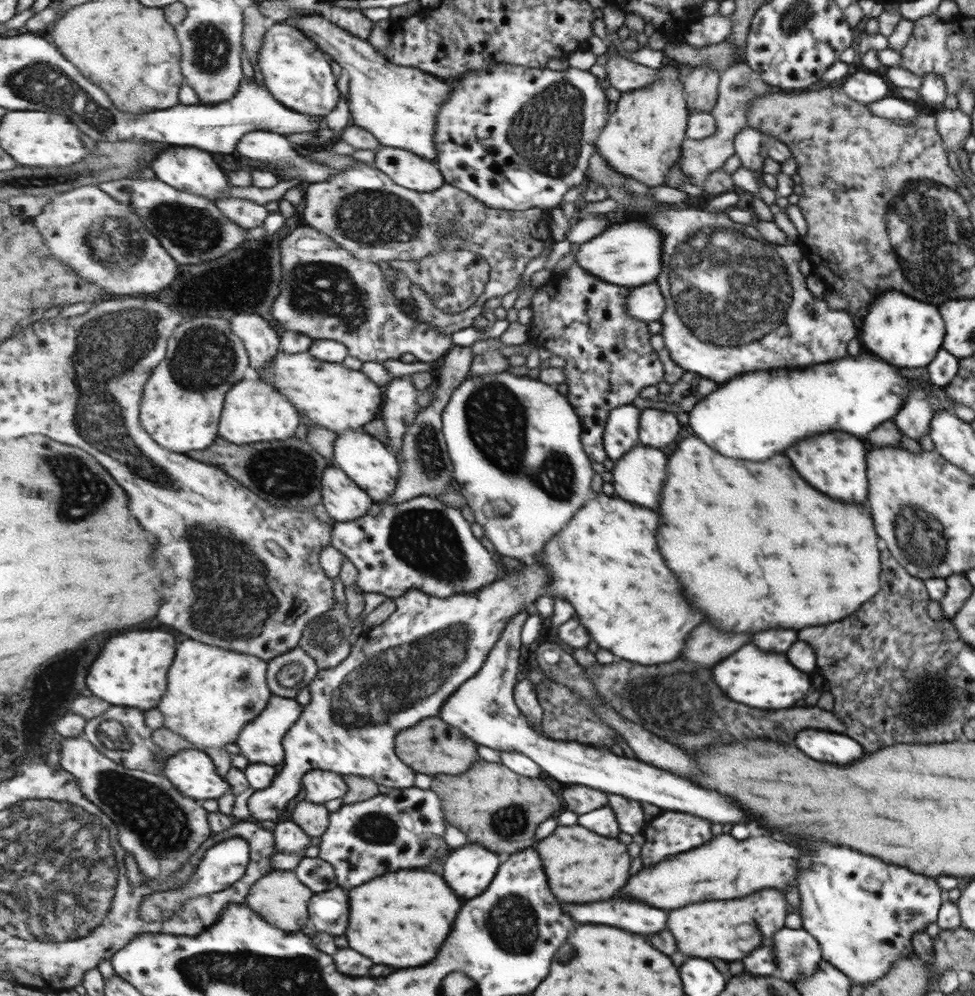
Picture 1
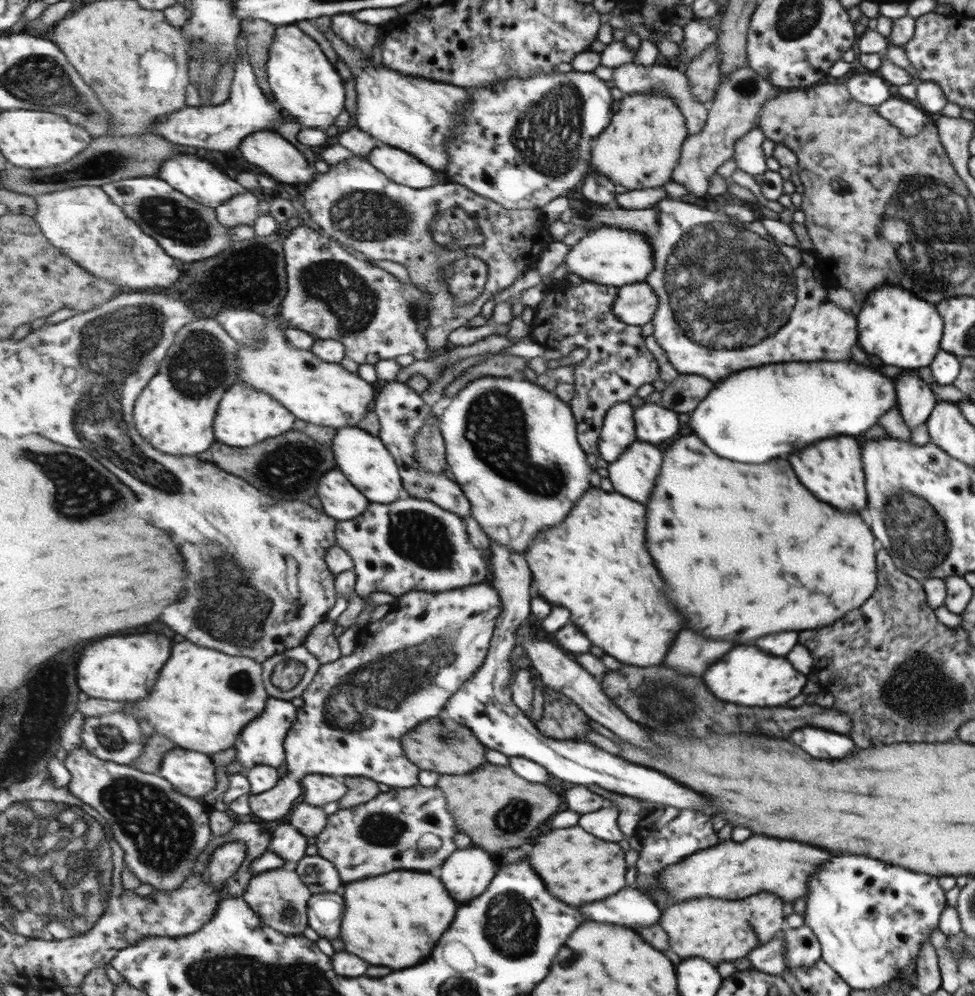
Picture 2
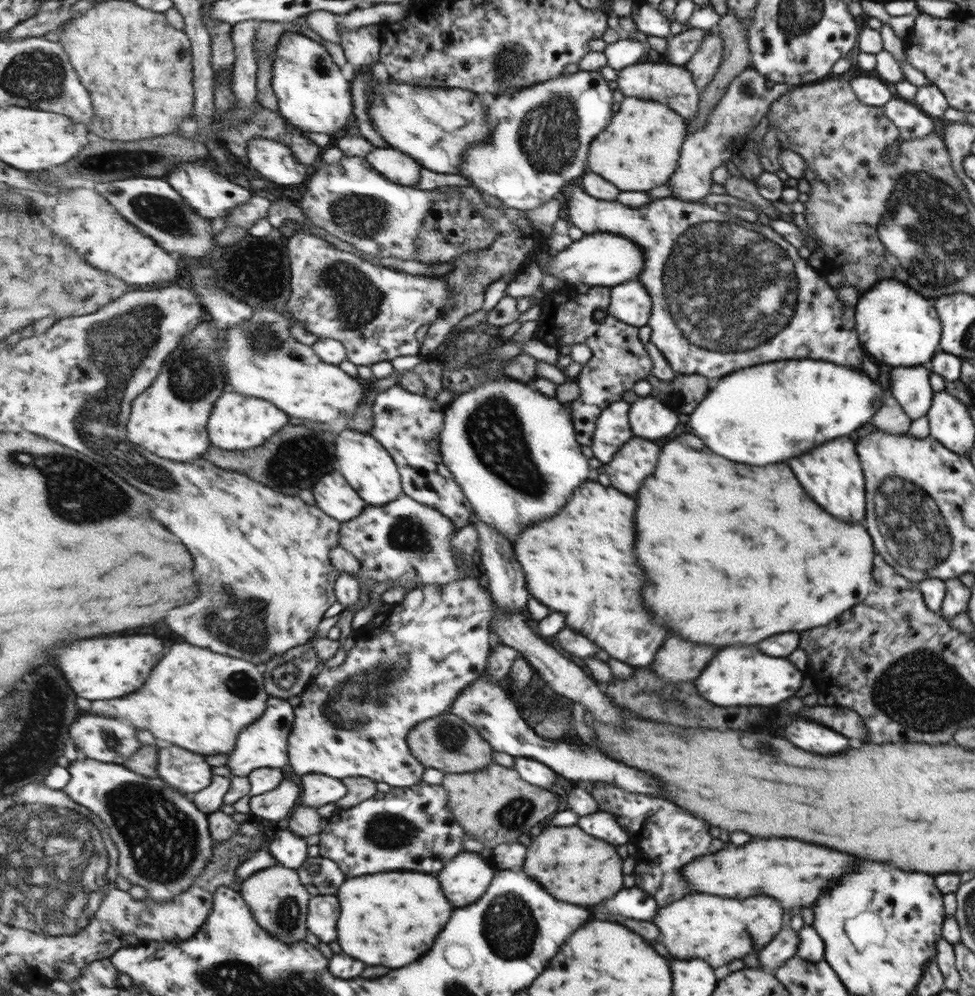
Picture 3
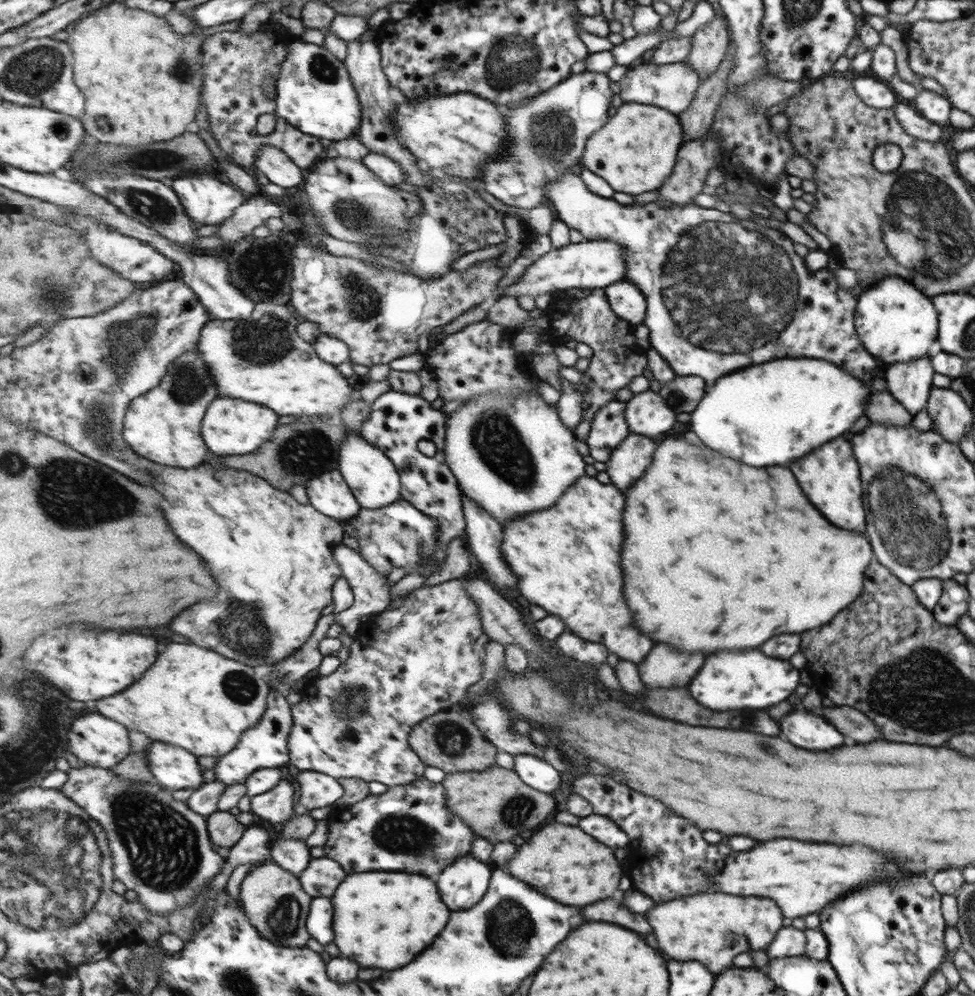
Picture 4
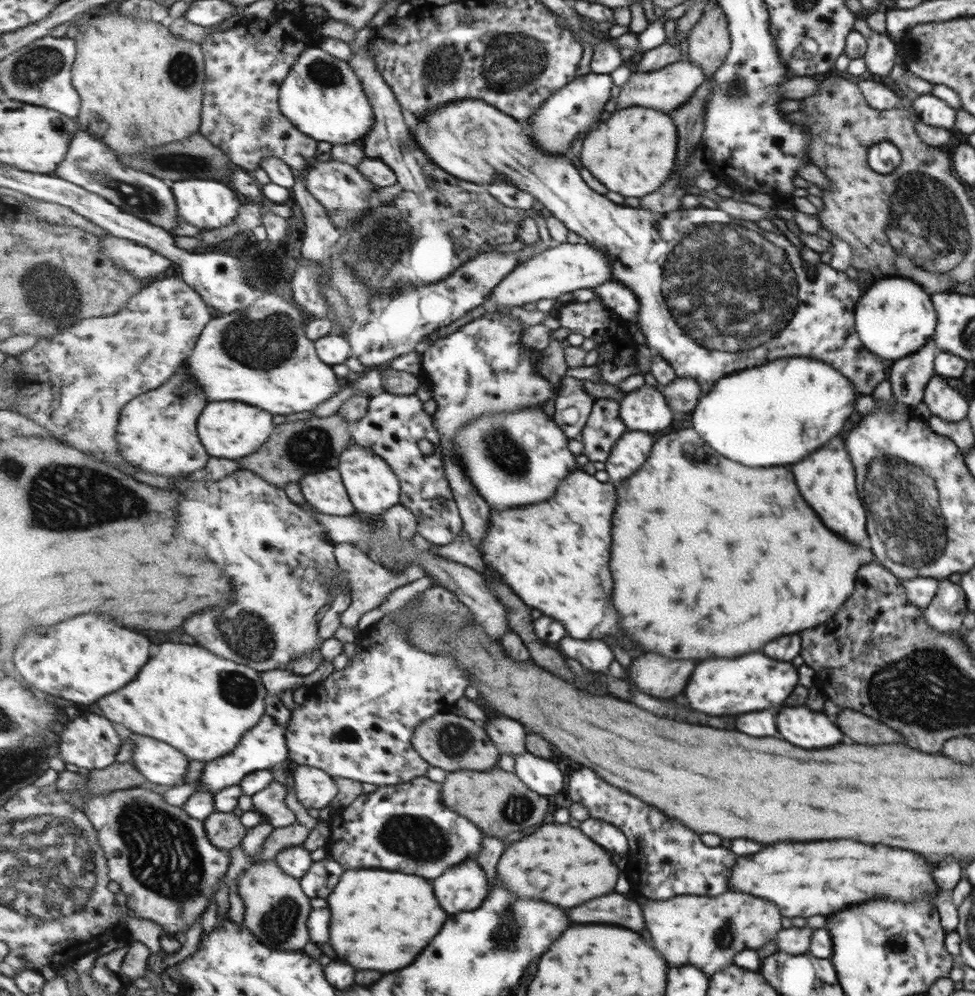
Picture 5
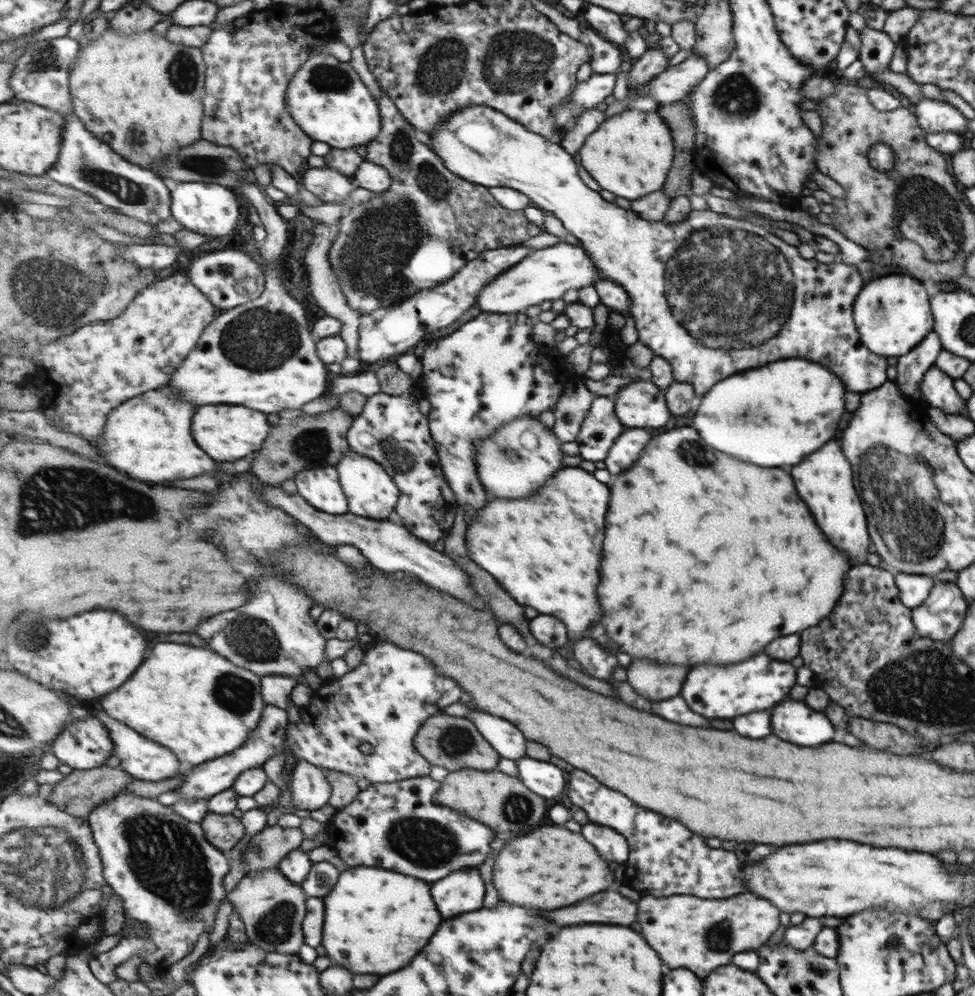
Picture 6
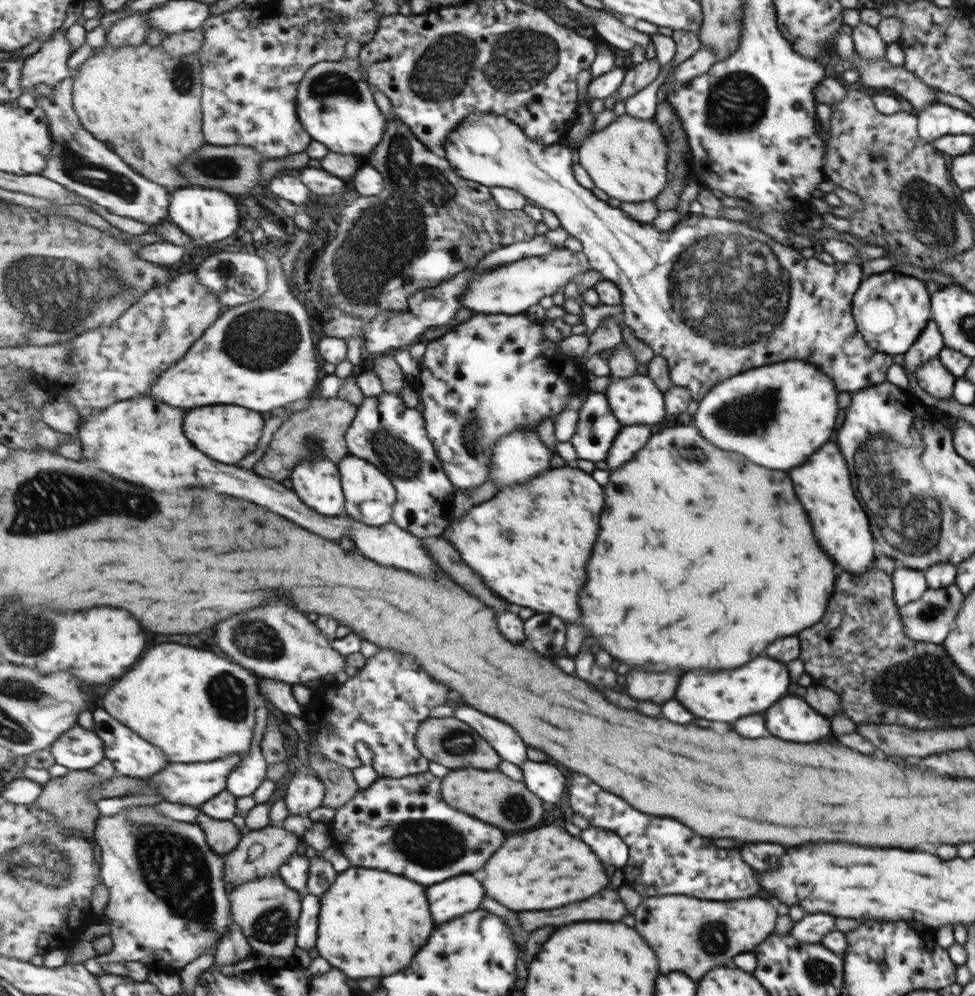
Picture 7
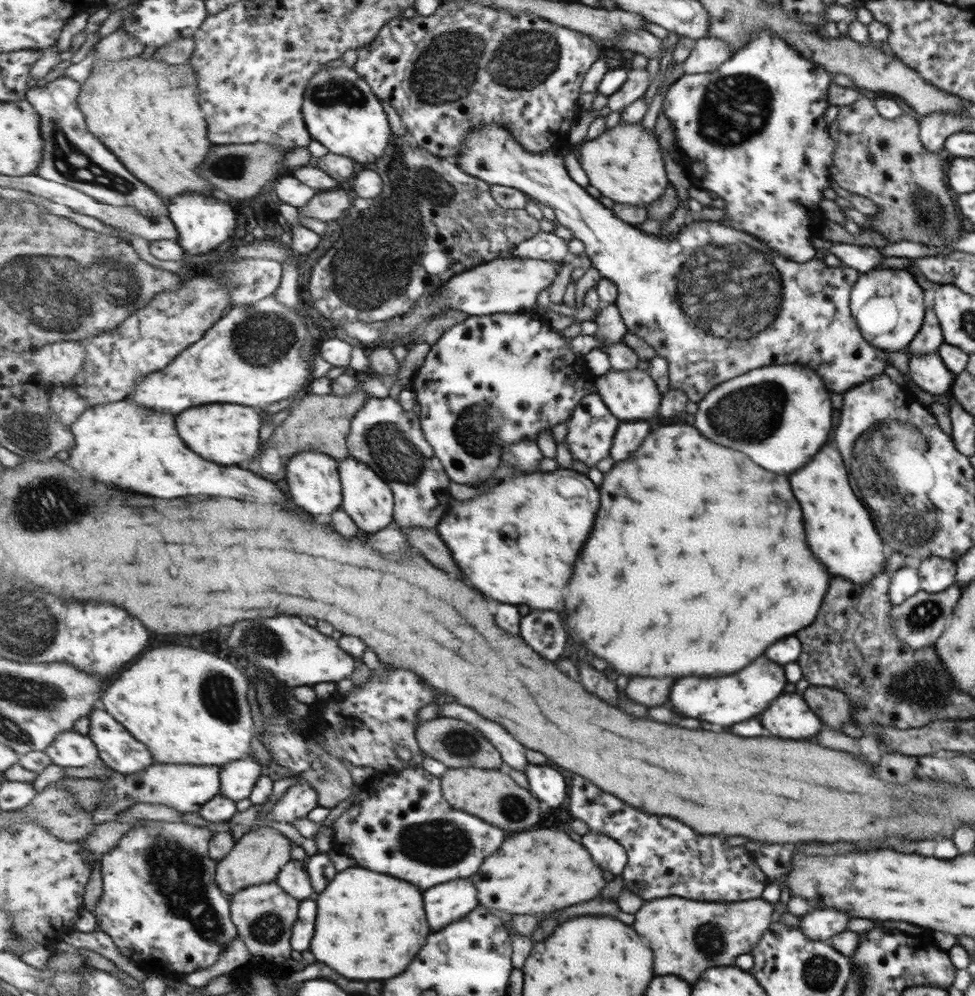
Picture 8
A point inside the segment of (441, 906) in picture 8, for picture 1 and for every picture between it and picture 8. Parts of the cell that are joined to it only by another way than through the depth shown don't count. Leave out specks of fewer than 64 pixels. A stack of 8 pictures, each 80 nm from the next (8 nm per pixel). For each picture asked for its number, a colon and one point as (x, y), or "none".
1: (471, 869)
2: (469, 873)
3: (467, 876)
4: (465, 883)
5: (462, 889)
6: (464, 891)
7: (464, 893)

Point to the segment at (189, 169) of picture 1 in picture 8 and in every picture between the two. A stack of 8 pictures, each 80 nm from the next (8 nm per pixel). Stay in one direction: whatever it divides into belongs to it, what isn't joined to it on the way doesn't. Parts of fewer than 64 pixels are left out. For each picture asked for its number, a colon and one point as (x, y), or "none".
2: (194, 176)
3: (212, 194)
4: (210, 202)
5: (209, 204)
6: (211, 209)
7: (208, 215)
8: (203, 222)

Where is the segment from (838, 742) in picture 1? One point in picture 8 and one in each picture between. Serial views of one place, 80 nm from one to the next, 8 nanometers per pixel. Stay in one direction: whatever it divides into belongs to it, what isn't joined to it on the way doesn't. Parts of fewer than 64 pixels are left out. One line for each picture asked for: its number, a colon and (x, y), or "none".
2: (822, 743)
3: (814, 737)
4: (807, 730)
5: (801, 726)
6: (794, 721)
7: (792, 719)
8: (788, 717)

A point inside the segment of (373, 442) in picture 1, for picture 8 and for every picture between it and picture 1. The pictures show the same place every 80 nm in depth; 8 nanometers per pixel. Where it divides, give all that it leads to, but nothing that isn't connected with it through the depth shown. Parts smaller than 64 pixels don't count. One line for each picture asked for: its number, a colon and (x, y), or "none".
2: (369, 464)
3: (362, 459)
4: (375, 480)
5: (374, 487)
6: (372, 492)
7: (371, 496)
8: (368, 497)

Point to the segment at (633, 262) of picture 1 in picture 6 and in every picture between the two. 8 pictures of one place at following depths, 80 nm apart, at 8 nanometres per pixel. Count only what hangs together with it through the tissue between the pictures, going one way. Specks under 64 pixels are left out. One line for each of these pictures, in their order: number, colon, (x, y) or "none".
2: (613, 257)
3: (601, 259)
4: (589, 265)
5: (563, 268)
6: (547, 274)

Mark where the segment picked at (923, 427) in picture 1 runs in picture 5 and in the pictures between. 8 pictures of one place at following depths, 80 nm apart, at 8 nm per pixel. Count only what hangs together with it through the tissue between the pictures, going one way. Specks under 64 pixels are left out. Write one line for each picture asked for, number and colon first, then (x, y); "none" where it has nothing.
2: (914, 400)
3: (909, 386)
4: (909, 383)
5: (907, 377)

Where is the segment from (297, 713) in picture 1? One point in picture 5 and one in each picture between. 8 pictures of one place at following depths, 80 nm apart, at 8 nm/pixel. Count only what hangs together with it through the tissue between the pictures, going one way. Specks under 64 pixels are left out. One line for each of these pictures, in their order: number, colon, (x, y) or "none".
2: (262, 743)
3: (265, 744)
4: (265, 745)
5: (266, 746)

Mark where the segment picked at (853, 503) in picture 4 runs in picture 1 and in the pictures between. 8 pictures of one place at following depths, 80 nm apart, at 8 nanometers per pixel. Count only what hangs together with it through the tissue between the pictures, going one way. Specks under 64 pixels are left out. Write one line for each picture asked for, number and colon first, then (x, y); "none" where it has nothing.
1: (834, 461)
2: (831, 468)
3: (831, 474)

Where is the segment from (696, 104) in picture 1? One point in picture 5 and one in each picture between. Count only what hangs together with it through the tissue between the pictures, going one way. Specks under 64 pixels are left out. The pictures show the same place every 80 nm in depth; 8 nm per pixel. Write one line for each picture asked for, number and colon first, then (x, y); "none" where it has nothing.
2: (703, 72)
3: (704, 63)
4: (709, 44)
5: (709, 41)

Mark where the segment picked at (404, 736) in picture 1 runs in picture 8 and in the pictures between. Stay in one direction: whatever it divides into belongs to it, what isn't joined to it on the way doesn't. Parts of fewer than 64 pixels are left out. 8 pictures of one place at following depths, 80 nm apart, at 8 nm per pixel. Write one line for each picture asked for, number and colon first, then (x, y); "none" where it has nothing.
2: (443, 745)
3: (446, 742)
4: (459, 740)
5: (449, 741)
6: (453, 742)
7: (449, 741)
8: (457, 744)

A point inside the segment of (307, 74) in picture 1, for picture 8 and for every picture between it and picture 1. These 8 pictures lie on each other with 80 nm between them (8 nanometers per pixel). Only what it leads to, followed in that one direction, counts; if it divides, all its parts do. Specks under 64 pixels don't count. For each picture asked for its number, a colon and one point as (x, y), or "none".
2: (306, 85)
3: (313, 94)
4: (315, 93)
5: (323, 96)
6: (329, 100)
7: (337, 106)
8: (343, 113)

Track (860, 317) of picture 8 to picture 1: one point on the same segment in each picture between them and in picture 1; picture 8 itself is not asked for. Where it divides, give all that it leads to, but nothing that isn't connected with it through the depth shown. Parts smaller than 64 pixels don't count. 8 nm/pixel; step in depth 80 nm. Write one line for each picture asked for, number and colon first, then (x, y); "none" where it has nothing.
1: (905, 333)
2: (900, 330)
3: (898, 328)
4: (896, 323)
5: (894, 319)
6: (892, 315)
7: (891, 309)

